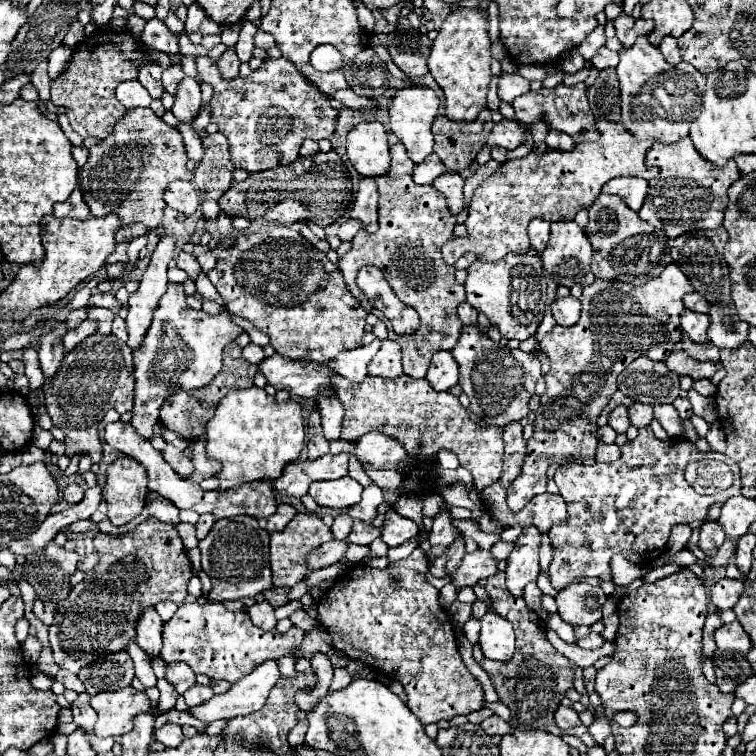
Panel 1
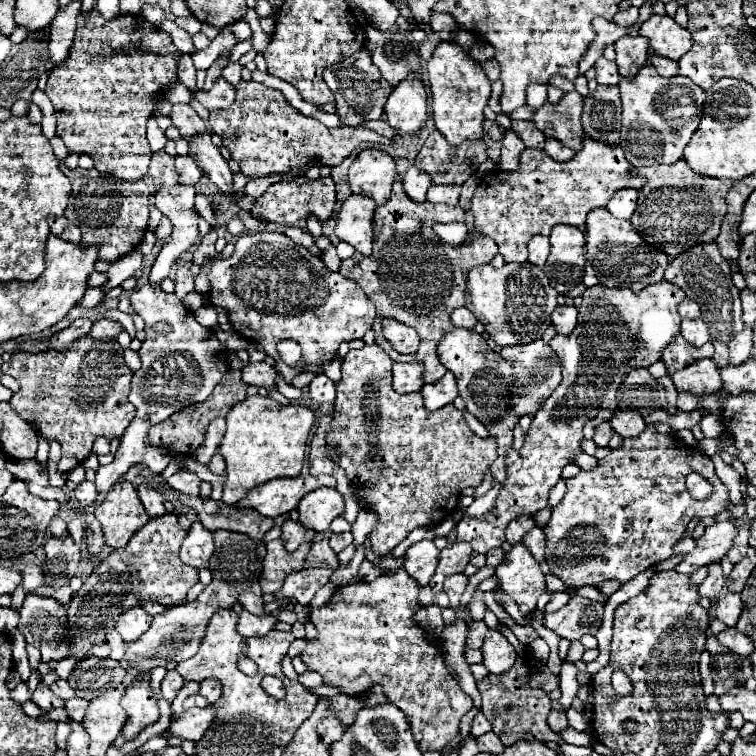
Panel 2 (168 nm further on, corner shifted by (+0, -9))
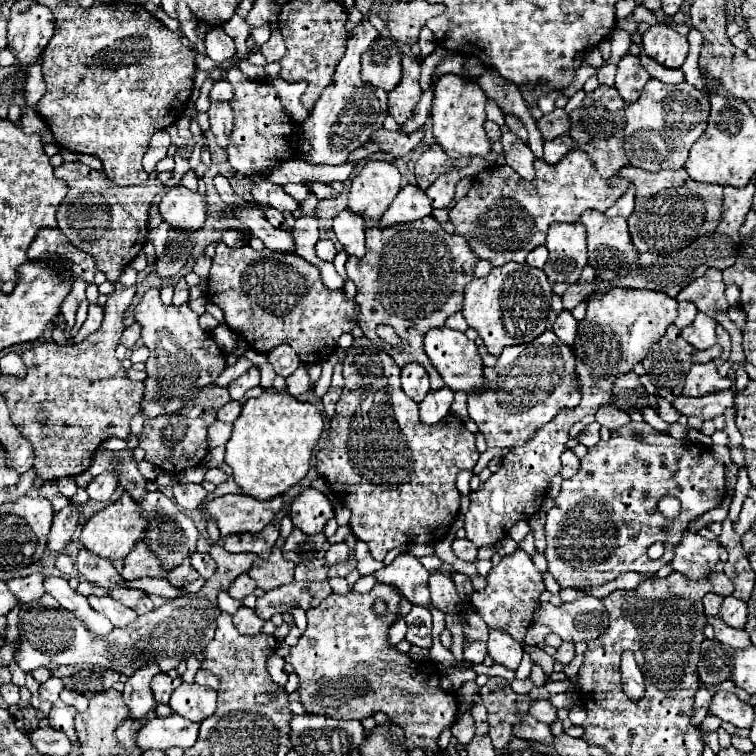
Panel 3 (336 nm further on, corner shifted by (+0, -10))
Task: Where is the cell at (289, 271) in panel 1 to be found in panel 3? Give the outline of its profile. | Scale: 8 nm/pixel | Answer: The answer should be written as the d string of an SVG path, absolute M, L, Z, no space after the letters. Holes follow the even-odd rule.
M218 242L206 294L212 304L222 308L230 330L236 332L244 342L248 342L248 346L252 346L256 352L270 352L280 344L288 344L304 364L324 362L336 350L336 340L358 324L358 306L354 304L354 300L346 300L342 290L324 288L320 270L316 266L296 254L280 254L268 248L264 248L262 252L250 246L228 250L224 242Z

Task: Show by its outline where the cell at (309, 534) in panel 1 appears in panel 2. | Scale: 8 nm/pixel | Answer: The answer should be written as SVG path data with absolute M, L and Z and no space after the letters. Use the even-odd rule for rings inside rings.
M280 539L266 543L266 557L264 557L264 569L260 577L260 587L264 593L276 593L284 585L284 579L300 571L306 563L306 557L312 549L312 543L302 543L294 553L288 553Z

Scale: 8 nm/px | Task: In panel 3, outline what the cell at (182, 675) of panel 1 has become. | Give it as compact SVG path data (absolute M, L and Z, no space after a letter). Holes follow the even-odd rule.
M164 672L156 674L156 676L152 678L152 692L154 692L156 700L158 700L158 702L168 704L170 694L180 686L180 682L182 682L180 678L170 678L170 676L168 676L168 674L164 674Z

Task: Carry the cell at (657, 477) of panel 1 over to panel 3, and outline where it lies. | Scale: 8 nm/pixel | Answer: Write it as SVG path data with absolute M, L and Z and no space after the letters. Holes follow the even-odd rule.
M642 424L638 426L636 432L632 430L632 426L624 426L624 428L620 428L620 430L612 430L610 440L606 440L606 442L600 440L594 448L590 448L588 454L580 460L580 470L578 470L578 474L572 476L570 480L564 480L564 482L562 482L562 490L560 490L560 494L558 494L556 500L554 500L556 506L554 506L552 510L548 510L548 516L546 516L546 542L548 542L548 546L546 546L546 552L544 552L544 554L546 554L546 560L548 560L548 572L550 572L550 574L554 576L554 580L560 584L560 588L600 586L600 584L606 584L606 582L610 582L610 580L616 580L616 578L618 578L620 574L624 574L624 572L640 572L640 574L644 574L644 576L654 576L660 566L668 564L668 560L672 560L672 556L674 556L672 550L674 550L674 546L680 542L680 536L682 536L682 532L688 528L688 524L690 524L694 518L702 516L704 512L716 508L716 506L722 502L722 498L726 496L726 486L724 486L724 470L726 470L726 468L724 468L724 464L720 464L718 460L714 460L714 456L712 456L712 452L710 452L710 446L696 444L696 442L690 442L690 440L676 440L676 438L672 438L672 436L668 436L668 434L664 434L664 432L650 430L648 426L642 426ZM636 432L644 436L642 442L634 438ZM662 496L674 496L674 498L680 500L682 508L680 508L678 518L666 520L666 518L658 512L658 500L660 500ZM662 528L666 528L666 532L664 532ZM654 542L662 542L662 544L664 544L664 554L662 554L662 558L658 558L658 560L650 560L648 554L646 554L646 550L648 550Z

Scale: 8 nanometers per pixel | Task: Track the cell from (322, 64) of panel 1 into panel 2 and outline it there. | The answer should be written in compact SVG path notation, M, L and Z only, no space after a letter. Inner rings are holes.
M366 49L352 55L352 59L346 59L344 63L334 63L332 67L324 67L324 81L336 95L336 107L338 115L346 125L358 125L364 119L380 119L384 113L384 103L388 95L392 93L392 85L380 75L378 67L372 65L370 53Z

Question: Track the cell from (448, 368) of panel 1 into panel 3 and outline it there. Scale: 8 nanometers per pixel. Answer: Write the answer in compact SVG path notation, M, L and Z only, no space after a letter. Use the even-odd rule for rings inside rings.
M446 386L440 390L430 390L426 398L420 402L420 422L428 426L438 424L450 412L452 398L454 398L454 392Z

